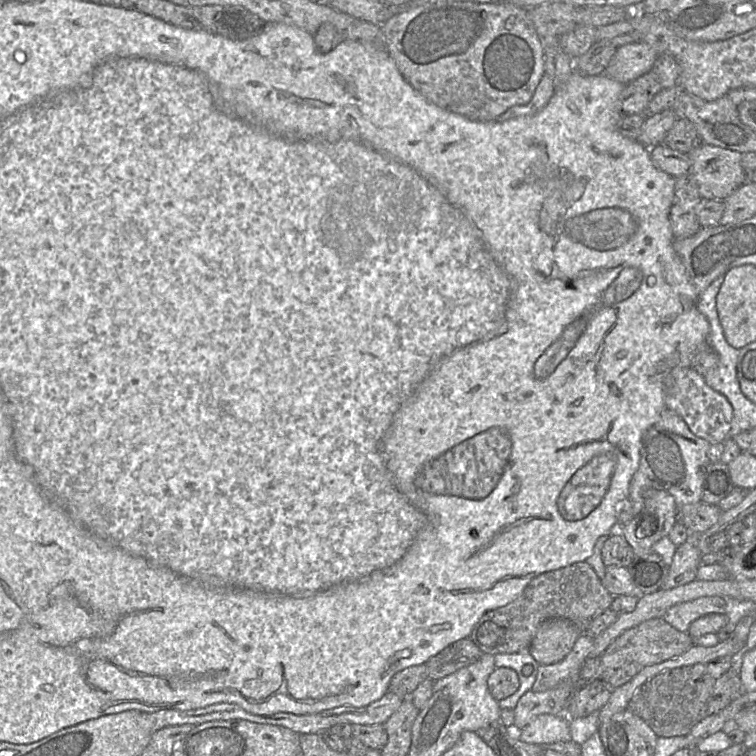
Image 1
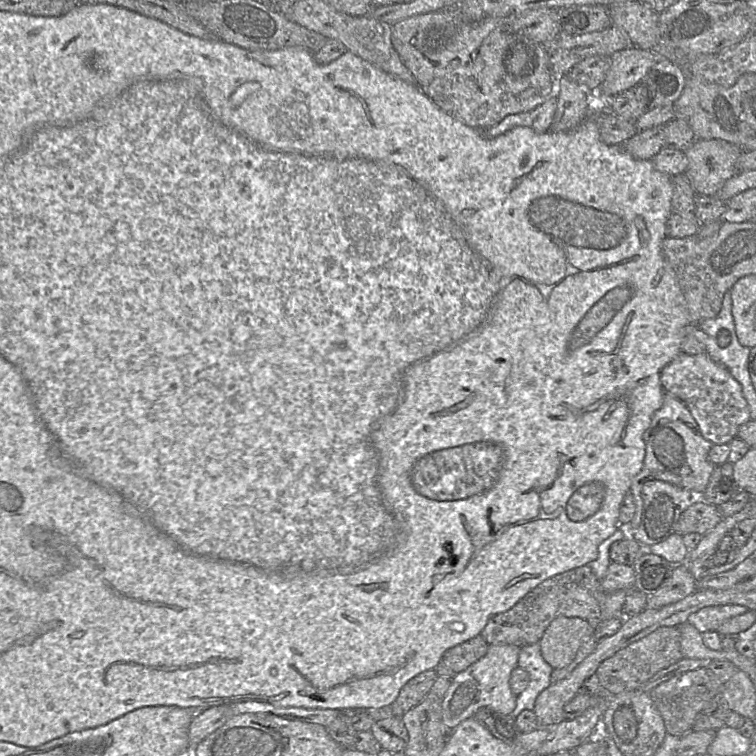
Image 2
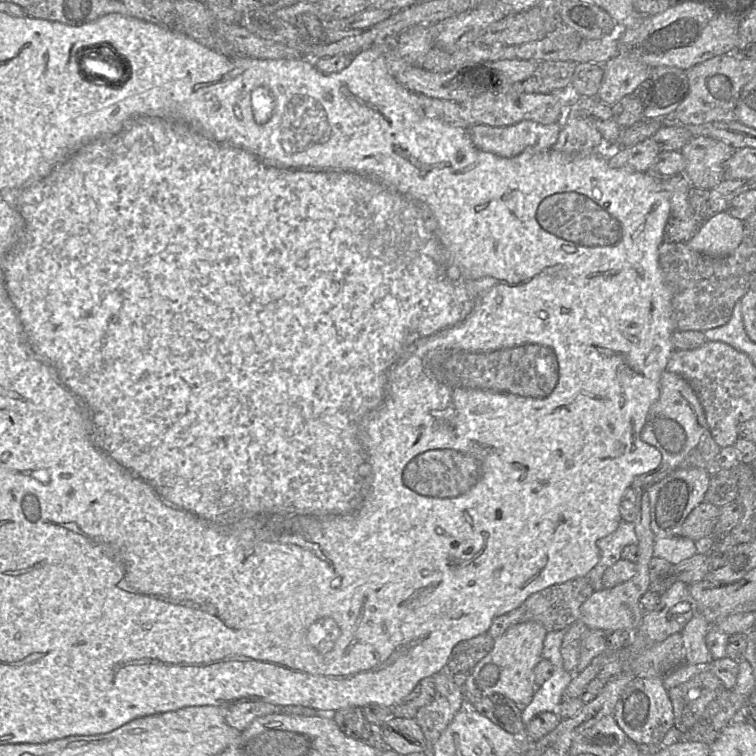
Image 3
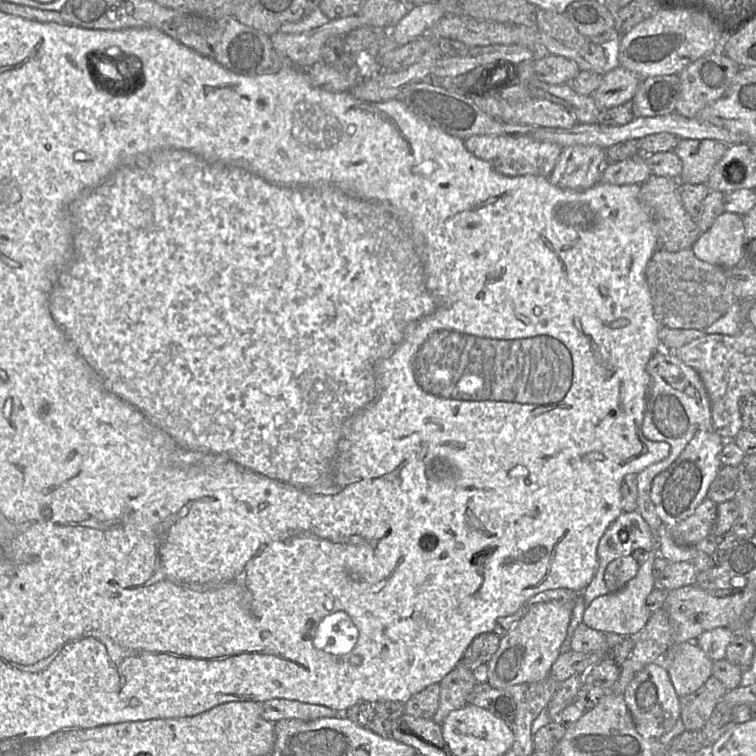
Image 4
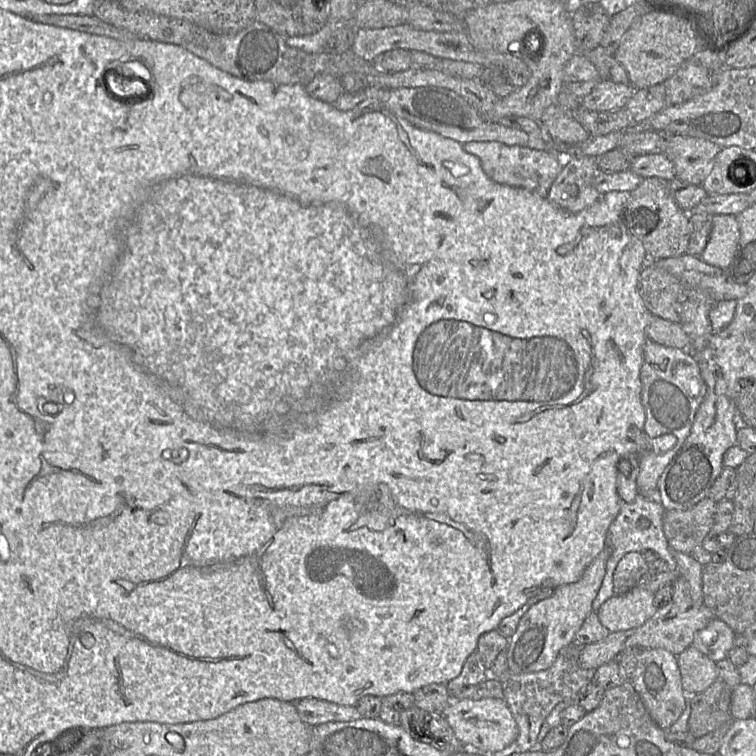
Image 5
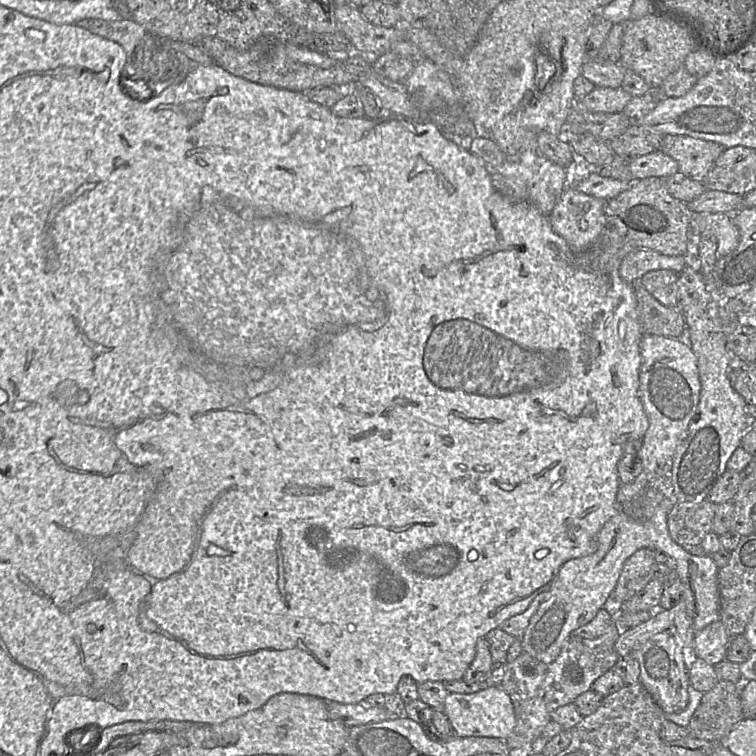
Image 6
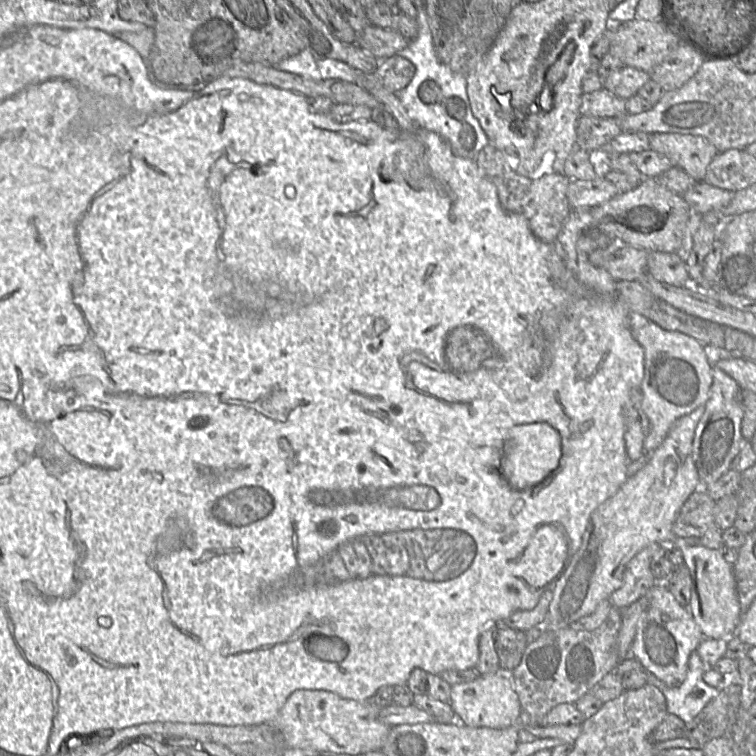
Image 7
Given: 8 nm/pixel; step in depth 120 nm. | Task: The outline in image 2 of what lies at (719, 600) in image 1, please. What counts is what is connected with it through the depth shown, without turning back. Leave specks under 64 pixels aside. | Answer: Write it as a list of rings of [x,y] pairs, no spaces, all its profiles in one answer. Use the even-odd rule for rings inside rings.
[[[733,604],[709,606],[691,614],[687,622],[693,625],[701,634],[715,632],[726,620],[745,614],[747,611],[749,611],[747,607]]]

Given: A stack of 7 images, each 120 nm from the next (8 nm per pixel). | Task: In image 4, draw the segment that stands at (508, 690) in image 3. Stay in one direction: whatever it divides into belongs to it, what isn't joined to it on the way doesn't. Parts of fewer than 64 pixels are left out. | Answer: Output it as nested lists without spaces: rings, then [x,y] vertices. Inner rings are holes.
[[[550,601],[534,604],[521,612],[519,620],[500,639],[499,647],[487,662],[487,683],[493,688],[506,689],[510,686],[538,682],[550,675],[552,665],[561,654],[575,601]]]

